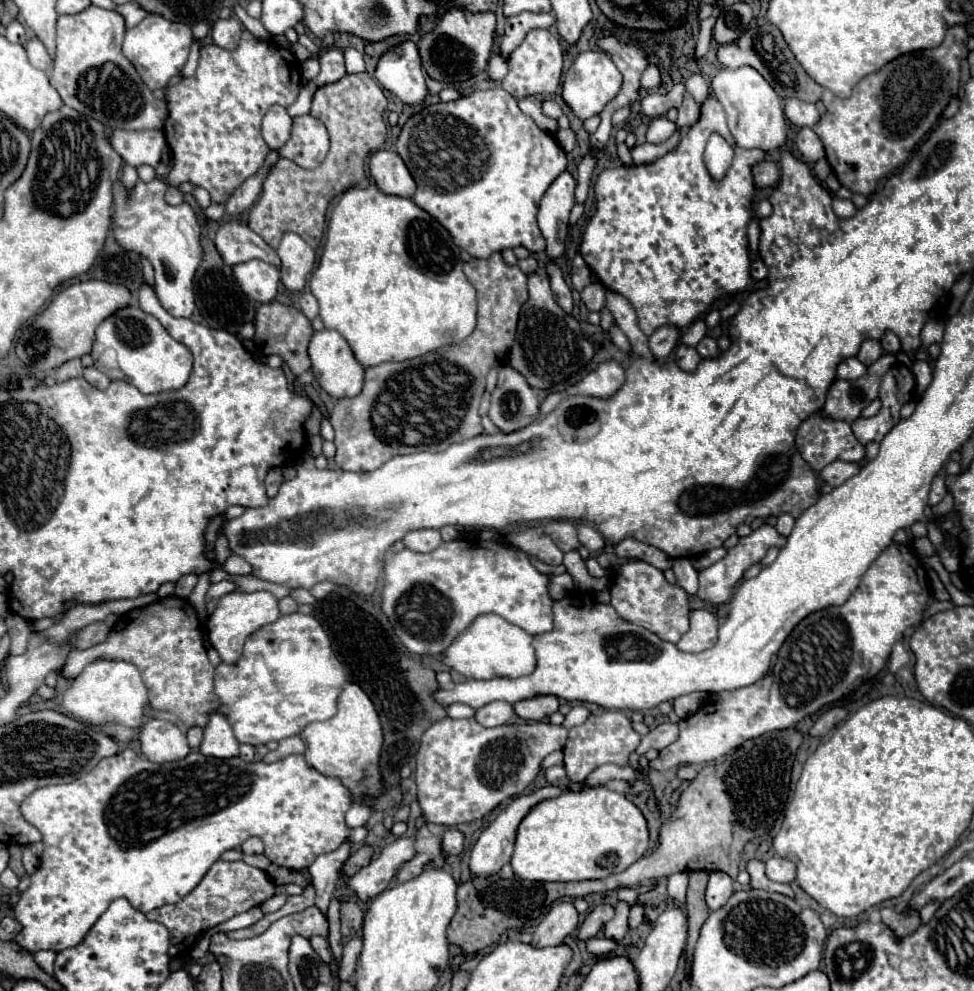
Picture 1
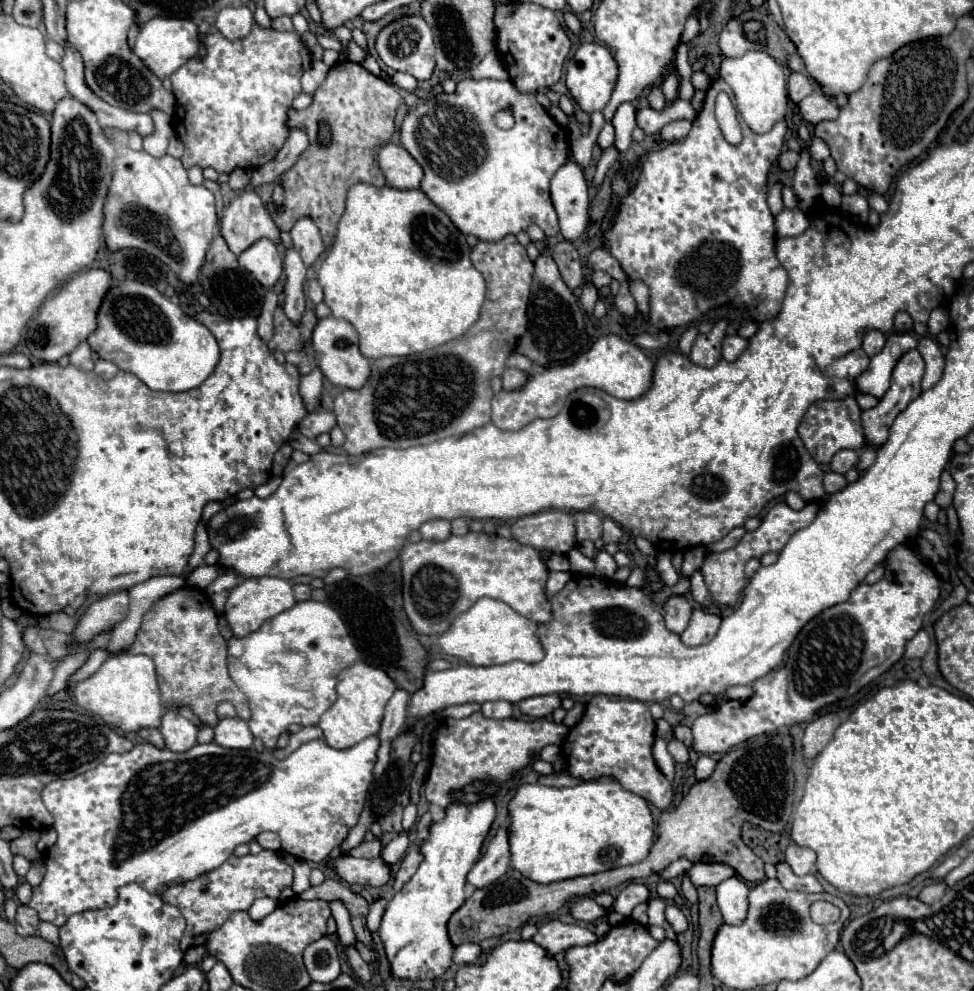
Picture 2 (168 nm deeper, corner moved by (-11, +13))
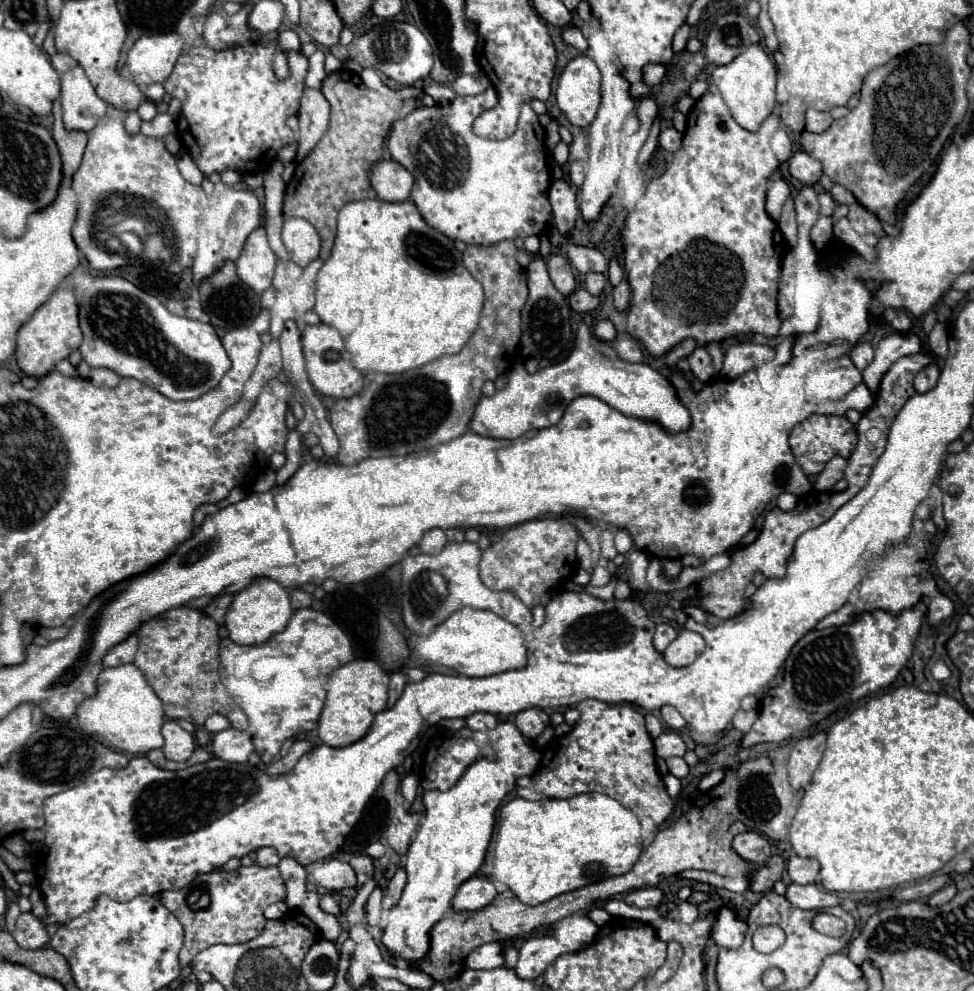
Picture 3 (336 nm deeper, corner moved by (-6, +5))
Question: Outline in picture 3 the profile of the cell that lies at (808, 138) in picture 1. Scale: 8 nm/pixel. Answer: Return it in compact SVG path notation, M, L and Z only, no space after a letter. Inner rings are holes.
M803 149L795 151L793 157L789 159L789 173L799 179L801 183L807 183L807 185L813 185L819 181L821 177L821 163L811 157L809 153L805 153Z

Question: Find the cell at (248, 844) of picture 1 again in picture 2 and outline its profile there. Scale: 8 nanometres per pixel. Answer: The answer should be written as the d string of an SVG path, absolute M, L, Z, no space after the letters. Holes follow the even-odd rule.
M260 833L260 837L256 837L256 841L262 845L262 849L280 851L280 837L276 833Z

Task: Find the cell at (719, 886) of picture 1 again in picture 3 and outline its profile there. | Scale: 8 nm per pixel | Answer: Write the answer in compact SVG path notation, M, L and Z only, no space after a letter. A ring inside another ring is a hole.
M723 905L717 913L717 921L713 927L713 941L719 947L739 947L747 933L747 923L737 917L737 911L729 905Z

